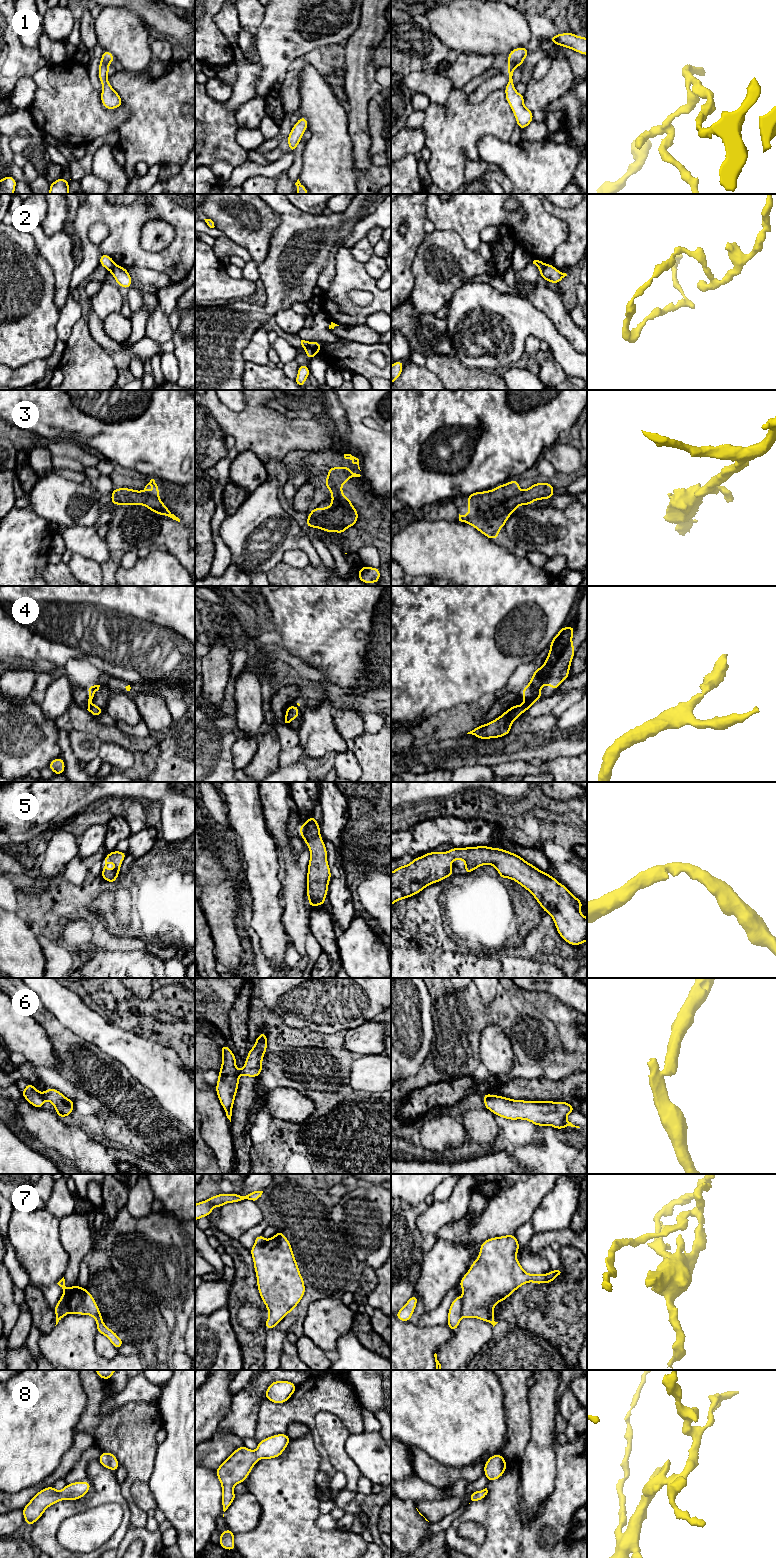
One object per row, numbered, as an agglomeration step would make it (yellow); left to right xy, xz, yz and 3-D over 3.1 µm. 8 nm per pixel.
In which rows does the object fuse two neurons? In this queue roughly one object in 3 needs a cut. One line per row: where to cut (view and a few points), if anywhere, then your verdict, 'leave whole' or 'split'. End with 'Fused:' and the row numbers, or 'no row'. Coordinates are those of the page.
1: cut none; leave whole
2: cut xy (115, 264), (110, 271); split
3: cut none; leave whole
4: cut none; leave whole
5: cut none; leave whole
6: cut xy (42, 1093), (45, 1098); split
7: cut xy (68, 1311), (63, 1305), (62, 1310), (58, 1314), (55, 1313); split
8: cut none; leave whole
Fused: 2, 6, 7

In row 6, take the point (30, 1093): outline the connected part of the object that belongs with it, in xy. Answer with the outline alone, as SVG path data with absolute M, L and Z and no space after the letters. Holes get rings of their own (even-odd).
M28 1083L21 1093L22 1096L34 1107L43 1108L44 1095L39 1092L34 1085Z

